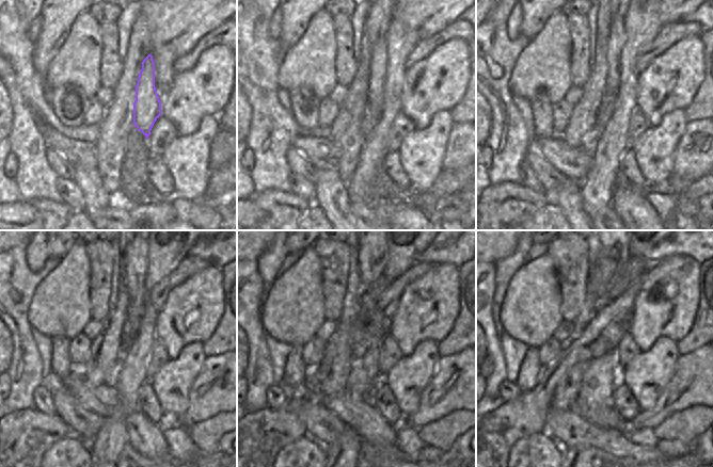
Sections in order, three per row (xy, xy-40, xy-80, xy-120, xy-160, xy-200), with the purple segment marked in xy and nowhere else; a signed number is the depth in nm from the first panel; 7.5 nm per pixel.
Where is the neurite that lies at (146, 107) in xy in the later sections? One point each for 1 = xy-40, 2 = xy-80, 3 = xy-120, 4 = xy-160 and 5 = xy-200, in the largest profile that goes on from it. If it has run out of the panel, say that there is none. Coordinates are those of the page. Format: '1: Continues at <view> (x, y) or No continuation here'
1: Continues at xy-40 (374, 101)
2: Continues at xy-80 (617, 36)
3: Continues at xy-120 (136, 258)
4: Continues at xy-160 (373, 259)
5: Continues at xy-200 (618, 252)

